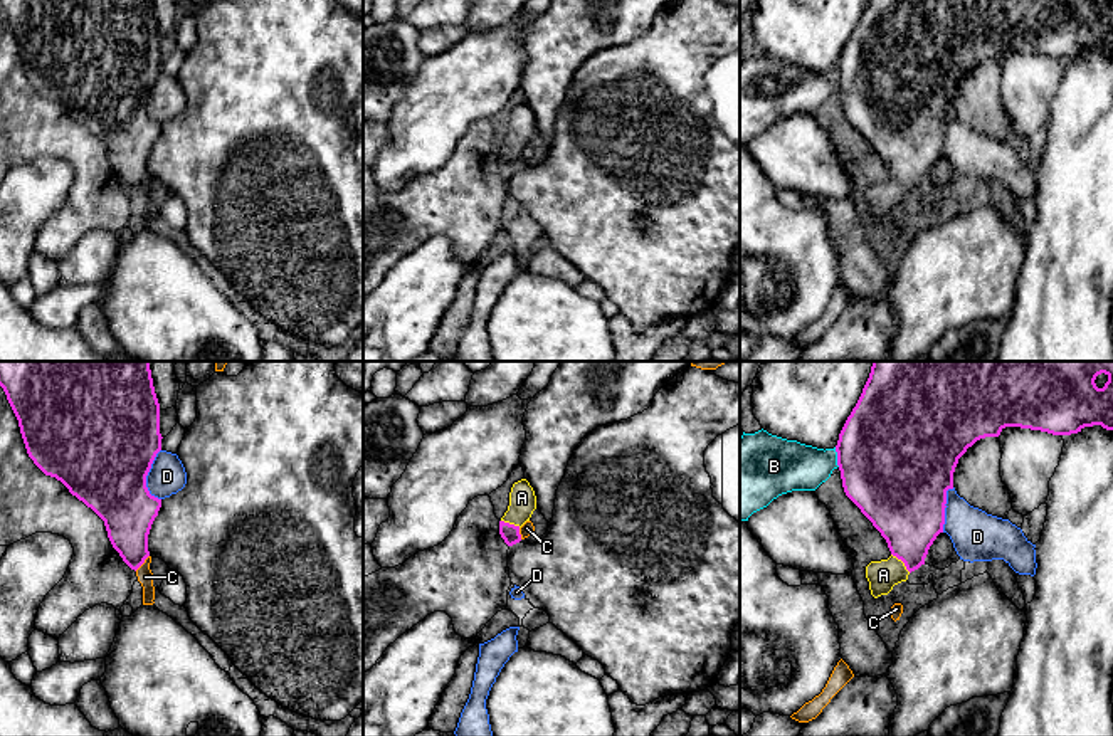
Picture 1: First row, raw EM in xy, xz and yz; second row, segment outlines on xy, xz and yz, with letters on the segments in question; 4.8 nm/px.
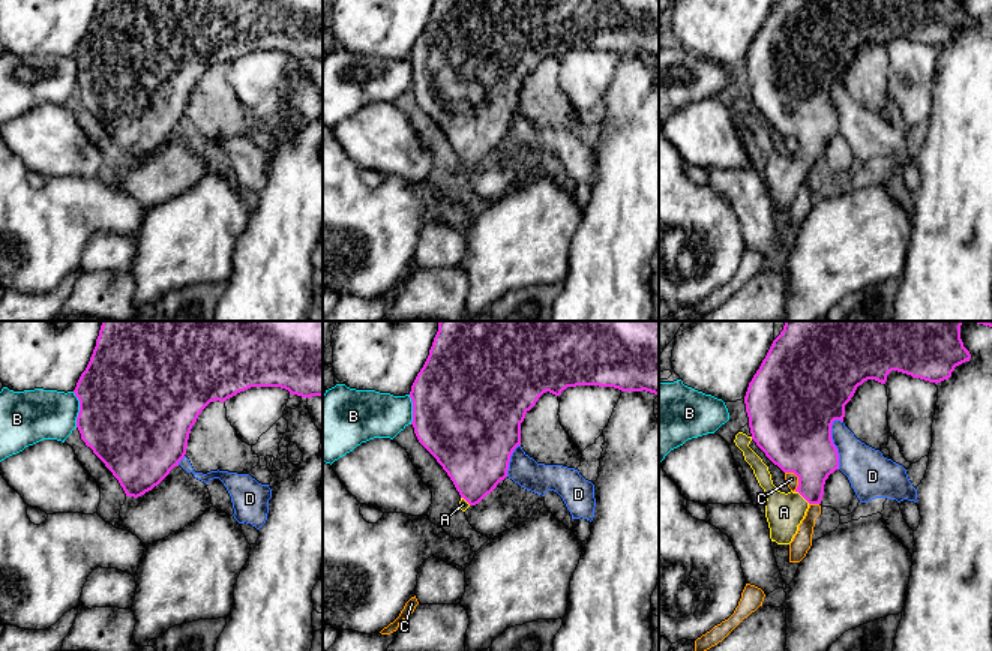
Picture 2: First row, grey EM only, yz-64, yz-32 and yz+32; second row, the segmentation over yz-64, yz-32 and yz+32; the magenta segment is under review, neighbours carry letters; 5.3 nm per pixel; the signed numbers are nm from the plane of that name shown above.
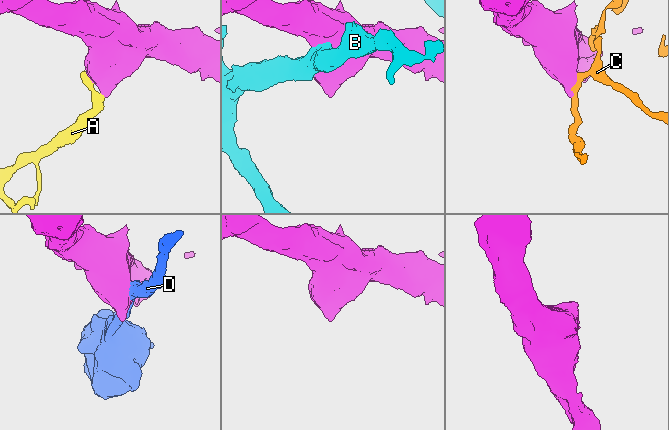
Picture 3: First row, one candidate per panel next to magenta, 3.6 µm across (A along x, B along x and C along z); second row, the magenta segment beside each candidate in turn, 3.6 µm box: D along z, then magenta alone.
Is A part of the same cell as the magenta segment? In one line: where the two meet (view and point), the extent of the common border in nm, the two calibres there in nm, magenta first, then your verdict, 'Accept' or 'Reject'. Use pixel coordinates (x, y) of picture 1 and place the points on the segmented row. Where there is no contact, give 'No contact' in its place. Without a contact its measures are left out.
Touches magenta at yz (902, 560). Shared border 130 nm. Thickness 360 nm (magenta) against 150 nm. Accept

